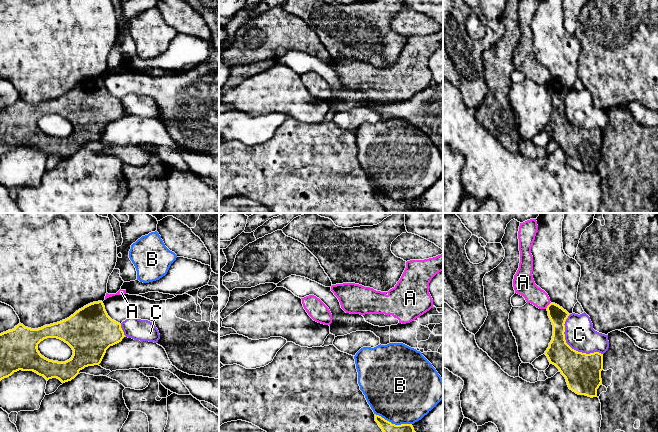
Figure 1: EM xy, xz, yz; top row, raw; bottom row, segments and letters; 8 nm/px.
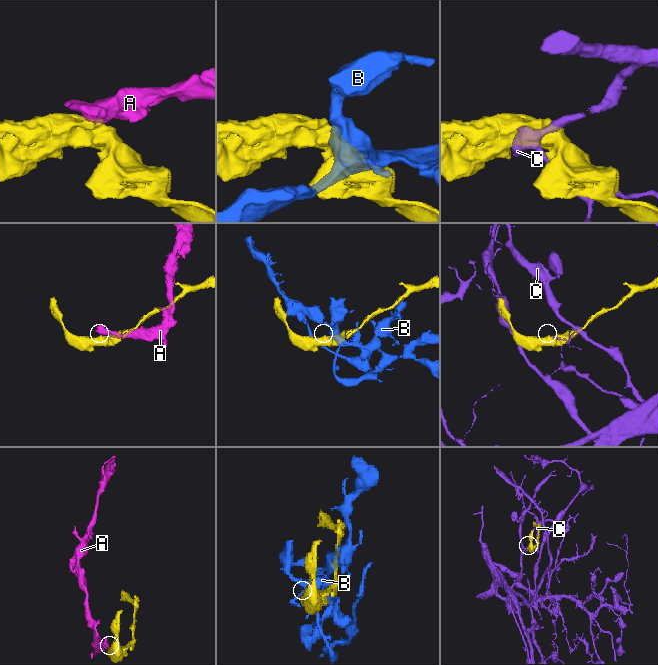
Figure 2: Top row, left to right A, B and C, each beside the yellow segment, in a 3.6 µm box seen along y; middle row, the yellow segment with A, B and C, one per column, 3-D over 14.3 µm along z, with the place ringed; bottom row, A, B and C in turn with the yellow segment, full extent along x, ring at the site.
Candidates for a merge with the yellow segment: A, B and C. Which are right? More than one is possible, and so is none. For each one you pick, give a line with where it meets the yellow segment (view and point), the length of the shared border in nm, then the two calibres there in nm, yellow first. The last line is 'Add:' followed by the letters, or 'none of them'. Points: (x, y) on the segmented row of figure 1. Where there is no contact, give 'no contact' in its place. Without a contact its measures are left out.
Add: none of them

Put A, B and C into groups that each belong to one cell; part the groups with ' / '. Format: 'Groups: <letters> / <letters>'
Groups: A / B / C

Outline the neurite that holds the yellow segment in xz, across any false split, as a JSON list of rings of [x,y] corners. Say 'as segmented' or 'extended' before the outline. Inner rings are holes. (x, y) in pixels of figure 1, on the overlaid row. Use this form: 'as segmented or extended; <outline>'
as segmented; [[[376,414],[375,421],[383,432],[415,432],[412,424],[395,425]]]

